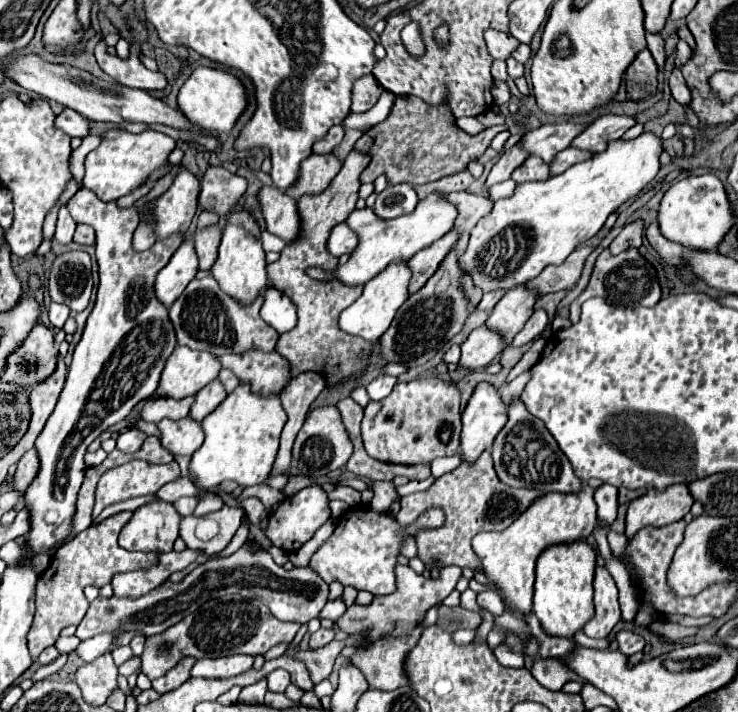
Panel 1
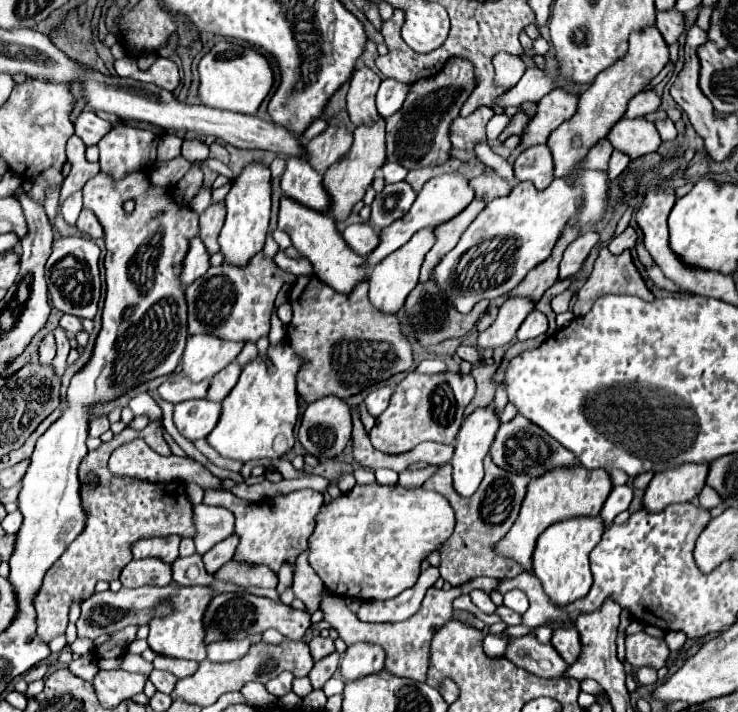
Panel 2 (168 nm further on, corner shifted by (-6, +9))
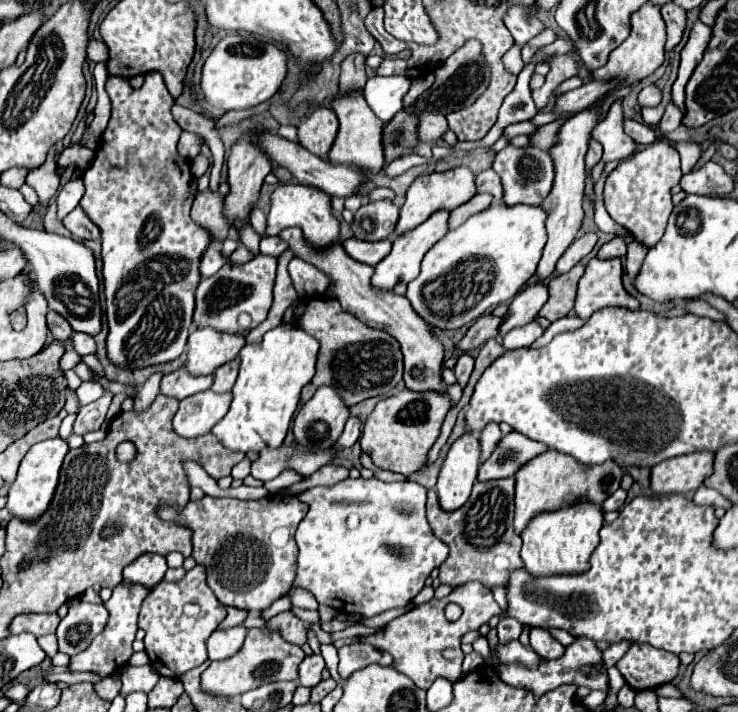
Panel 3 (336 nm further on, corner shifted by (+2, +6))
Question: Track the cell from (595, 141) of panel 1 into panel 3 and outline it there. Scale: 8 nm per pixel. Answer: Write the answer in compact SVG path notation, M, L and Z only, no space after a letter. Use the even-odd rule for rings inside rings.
M649 85L639 93L639 105L641 107L655 107L661 103L661 89L657 85Z

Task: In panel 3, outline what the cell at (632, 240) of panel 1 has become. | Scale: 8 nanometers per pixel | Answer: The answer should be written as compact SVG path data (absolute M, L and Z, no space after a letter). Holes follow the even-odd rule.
M615 237L615 239L611 239L609 243L605 243L605 245L599 249L597 257L599 257L599 259L613 259L613 257L625 257L625 253L627 253L625 241L623 241L621 237Z

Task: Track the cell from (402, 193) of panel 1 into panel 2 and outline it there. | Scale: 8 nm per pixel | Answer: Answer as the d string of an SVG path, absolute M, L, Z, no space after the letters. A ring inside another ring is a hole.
M405 180L385 184L383 192L379 192L371 204L371 224L375 228L389 226L393 220L401 218L411 208L415 196L415 190Z

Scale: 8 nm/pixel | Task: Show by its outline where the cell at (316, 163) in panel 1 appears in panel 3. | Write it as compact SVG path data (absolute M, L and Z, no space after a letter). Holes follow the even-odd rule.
M317 107L313 113L303 117L297 127L299 145L303 145L313 155L319 155L321 159L327 159L337 129L339 121L335 111L331 107Z

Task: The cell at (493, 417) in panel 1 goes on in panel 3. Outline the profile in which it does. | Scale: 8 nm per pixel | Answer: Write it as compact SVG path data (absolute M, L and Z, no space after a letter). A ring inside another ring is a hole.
M465 433L459 437L441 467L439 481L437 481L437 495L439 495L439 507L443 511L455 511L471 495L471 487L477 479L477 467L479 467L479 439L471 437L471 433Z

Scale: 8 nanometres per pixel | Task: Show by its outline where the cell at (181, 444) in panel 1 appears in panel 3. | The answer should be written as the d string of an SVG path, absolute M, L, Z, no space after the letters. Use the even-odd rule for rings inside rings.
M209 389L183 399L173 419L173 429L181 437L207 435L213 425L219 423L221 417L229 411L231 397L231 393L213 393Z

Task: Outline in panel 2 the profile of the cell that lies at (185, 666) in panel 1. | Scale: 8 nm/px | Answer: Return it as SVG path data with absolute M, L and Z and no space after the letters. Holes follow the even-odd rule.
M153 670L149 680L155 684L155 688L159 692L165 692L165 694L171 694L171 690L175 688L175 682L177 682L177 676L169 674L169 672L163 672L163 670Z

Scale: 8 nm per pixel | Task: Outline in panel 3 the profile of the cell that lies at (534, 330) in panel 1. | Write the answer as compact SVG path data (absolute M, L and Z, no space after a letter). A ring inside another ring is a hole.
M531 321L523 327L515 327L511 329L505 339L503 339L503 347L505 349L521 349L521 347L531 347L539 337L543 335L543 329L537 321Z

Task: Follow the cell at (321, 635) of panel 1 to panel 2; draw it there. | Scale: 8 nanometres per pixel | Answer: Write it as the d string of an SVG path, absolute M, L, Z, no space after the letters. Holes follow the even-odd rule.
M321 634L311 638L309 648L311 648L311 656L313 656L315 660L319 660L319 658L323 658L323 656L327 656L327 654L331 654L331 652L335 650L333 638L331 638L331 636L321 636Z

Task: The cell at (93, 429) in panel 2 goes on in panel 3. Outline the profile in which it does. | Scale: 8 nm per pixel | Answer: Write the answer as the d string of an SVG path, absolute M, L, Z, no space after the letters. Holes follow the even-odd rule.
M105 389L105 393L103 393L101 399L97 399L97 401L93 401L93 403L81 407L81 411L79 411L77 419L75 419L73 431L75 431L77 435L83 435L83 433L87 433L87 431L97 431L97 429L101 429L101 425L103 425L103 421L105 421L105 413L107 413L107 409L109 409L109 405L111 405L111 399L113 399L113 391L111 391L111 389Z

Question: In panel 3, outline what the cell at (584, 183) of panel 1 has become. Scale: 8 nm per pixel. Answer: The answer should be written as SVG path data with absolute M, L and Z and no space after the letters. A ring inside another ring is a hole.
M493 203L491 209L485 209L483 213L469 217L469 221L465 221L459 229L449 231L447 237L439 241L439 245L433 245L425 253L419 277L407 285L405 297L409 299L415 313L433 327L459 329L471 323L473 319L481 317L487 309L513 299L537 271L539 251L547 243L545 219L547 213L541 207L529 207L529 205L507 207L503 203Z

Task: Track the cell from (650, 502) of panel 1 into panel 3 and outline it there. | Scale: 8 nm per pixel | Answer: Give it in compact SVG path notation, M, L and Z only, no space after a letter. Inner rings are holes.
M695 451L661 461L651 469L651 489L661 495L695 491L713 473L713 459L711 451Z

